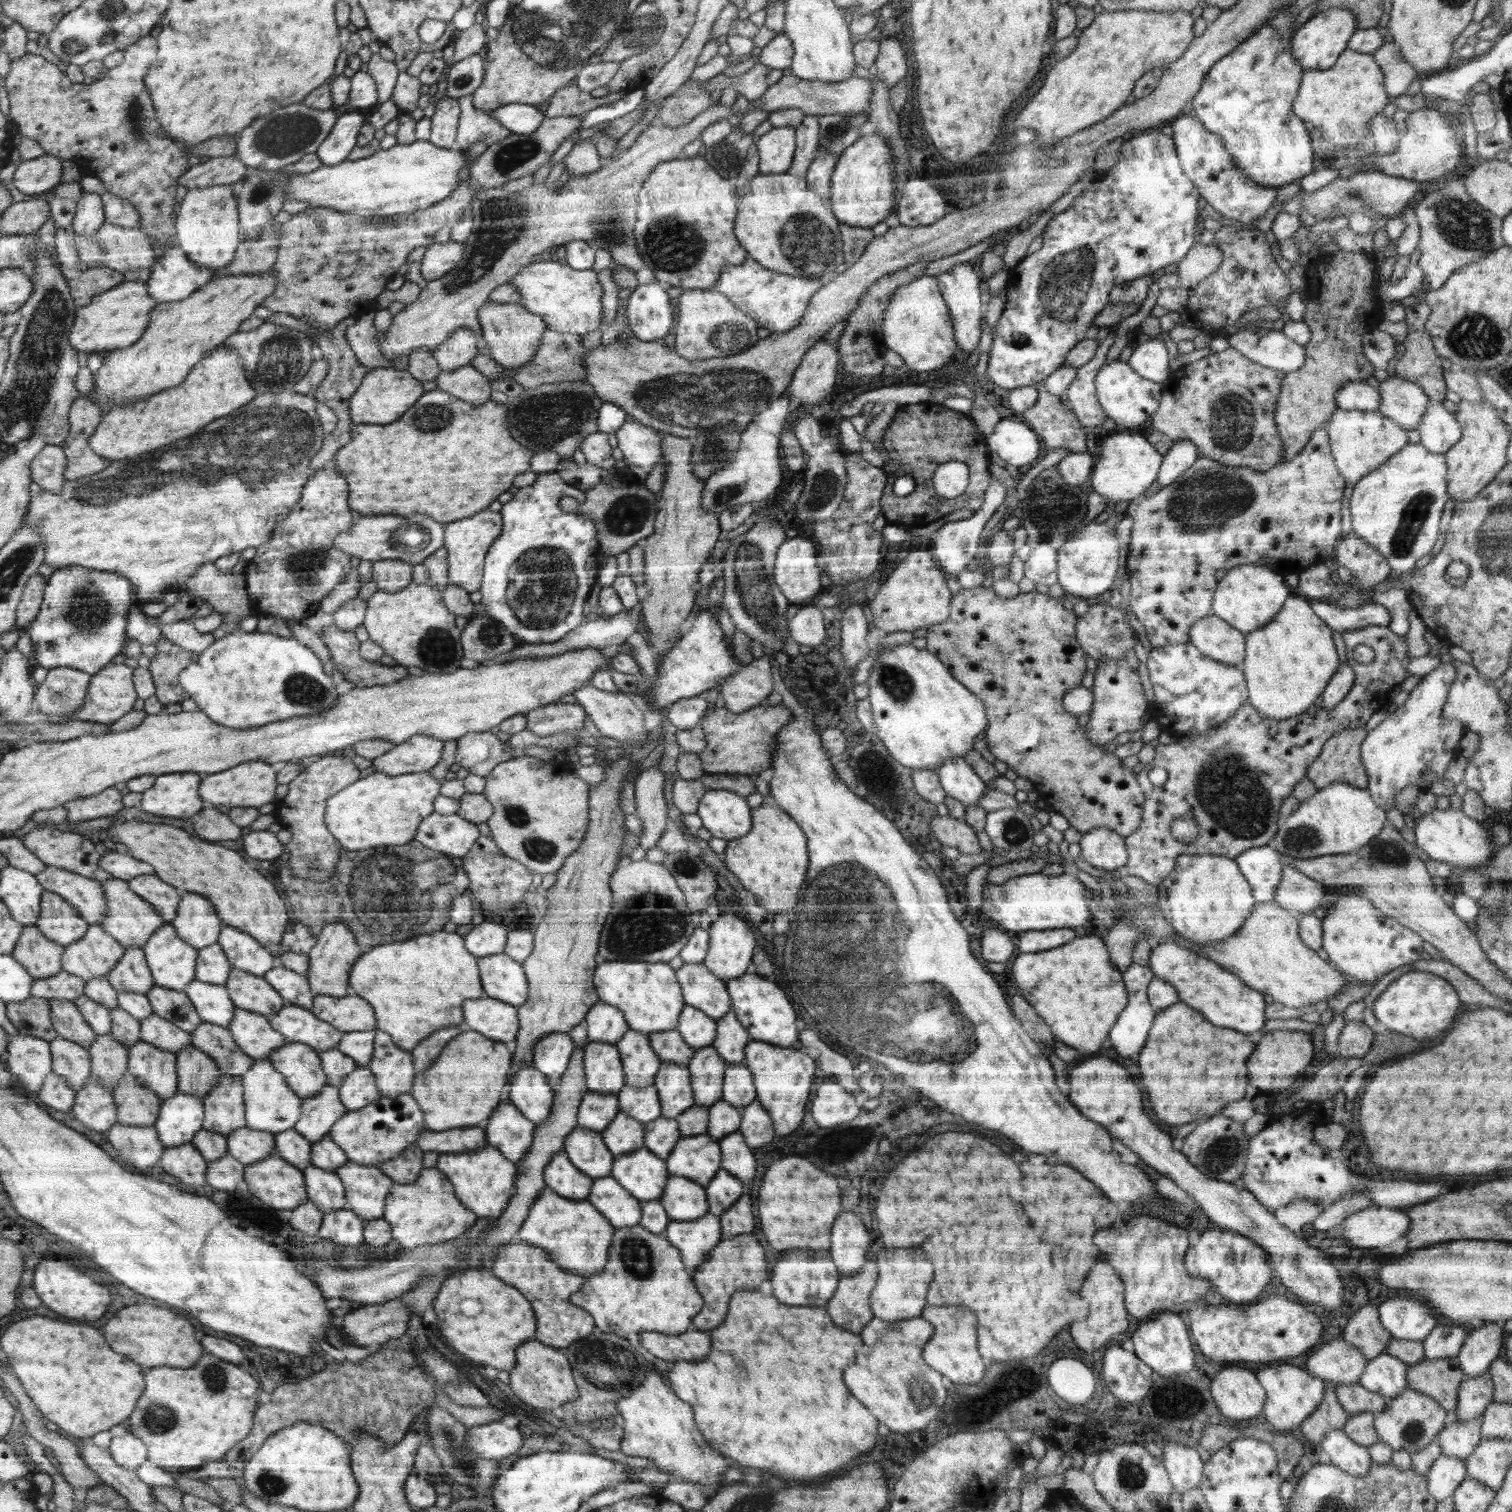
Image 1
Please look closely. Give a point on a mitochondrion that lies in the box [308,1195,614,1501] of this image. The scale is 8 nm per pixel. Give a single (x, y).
(466, 1465)

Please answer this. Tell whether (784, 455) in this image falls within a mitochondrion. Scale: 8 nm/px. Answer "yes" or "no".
no

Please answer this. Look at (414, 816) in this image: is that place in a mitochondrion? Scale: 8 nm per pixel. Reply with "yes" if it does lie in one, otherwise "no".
no

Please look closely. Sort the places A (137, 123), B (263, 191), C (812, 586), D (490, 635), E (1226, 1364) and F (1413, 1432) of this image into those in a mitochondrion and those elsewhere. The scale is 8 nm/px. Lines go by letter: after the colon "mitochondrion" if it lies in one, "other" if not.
A: mitochondrion
B: mitochondrion
C: other
D: mitochondrion
E: other
F: mitochondrion

